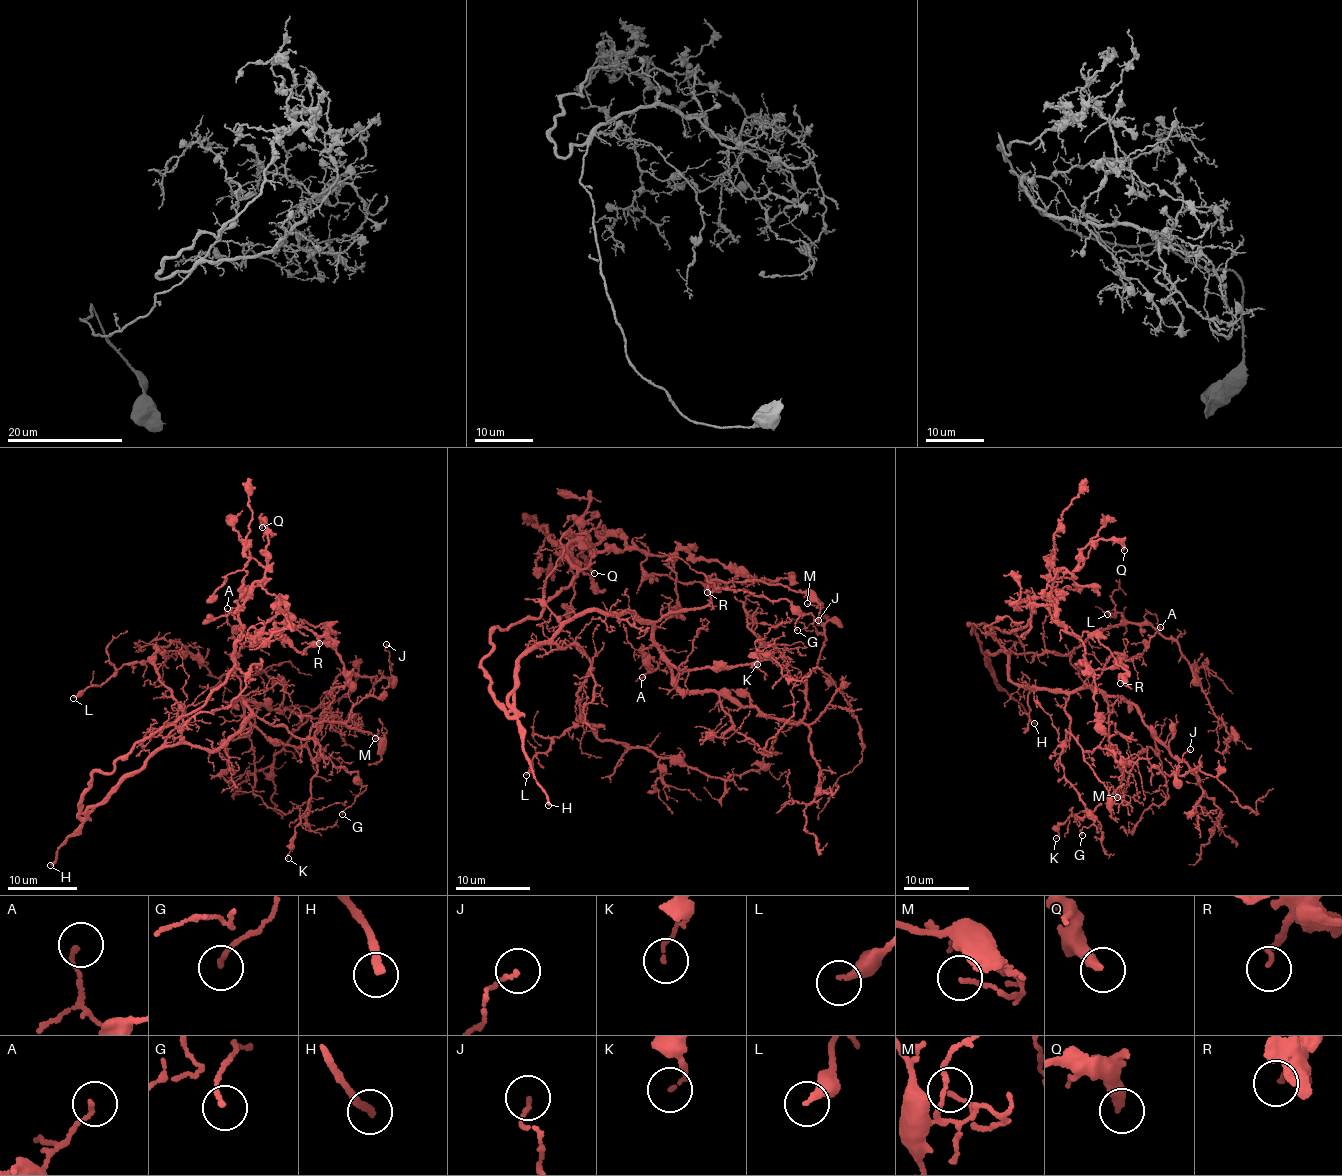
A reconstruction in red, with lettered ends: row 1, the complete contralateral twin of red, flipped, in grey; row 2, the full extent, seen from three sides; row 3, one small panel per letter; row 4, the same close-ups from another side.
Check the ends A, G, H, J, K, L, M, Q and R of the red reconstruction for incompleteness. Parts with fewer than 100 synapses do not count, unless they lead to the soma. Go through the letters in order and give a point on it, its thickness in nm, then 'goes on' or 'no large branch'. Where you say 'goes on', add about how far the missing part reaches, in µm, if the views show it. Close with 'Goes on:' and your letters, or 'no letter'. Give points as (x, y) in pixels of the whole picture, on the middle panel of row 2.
A: place (642, 677); calibre 130 nm; no large branch
G: place (797, 630); calibre 150 nm; no large branch
H: place (548, 805); calibre 220 nm; goes on; missing 40 µm
J: place (818, 620); calibre 120 nm; no large branch
K: place (757, 664); calibre 120 nm; no large branch
L: place (526, 775); calibre 280 nm; no large branch
M: place (807, 603); calibre 130 nm; no large branch
Q: place (594, 573); calibre 380 nm; no large branch
R: place (707, 592); calibre 120 nm; no large branch
Goes on: H

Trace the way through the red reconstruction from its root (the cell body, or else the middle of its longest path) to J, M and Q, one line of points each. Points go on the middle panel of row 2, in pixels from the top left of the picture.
J: (541, 643), (591, 612), (630, 610), (682, 691), (795, 722), (818, 620)
M: (541, 643), (597, 610), (650, 622), (695, 610), (720, 578), (782, 584), (823, 605), (807, 603)
Q: (541, 643), (499, 702), (480, 668), (493, 631), (568, 588), (574, 536), (594, 573)

